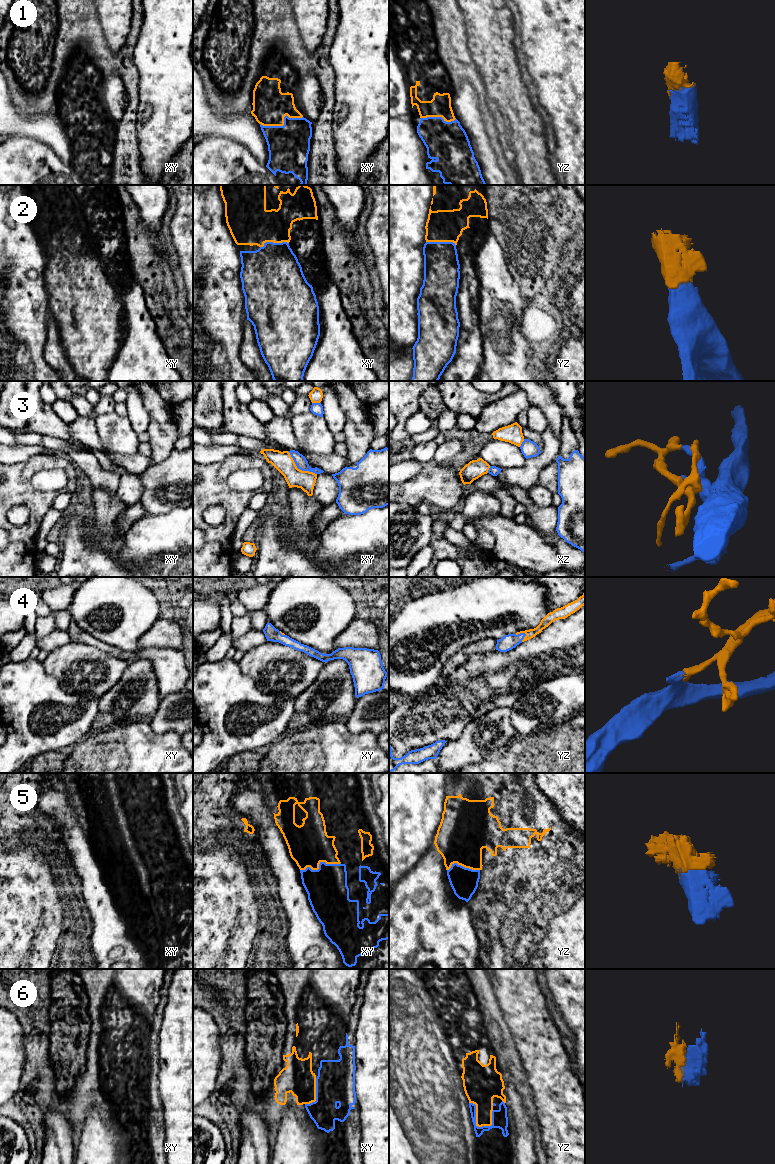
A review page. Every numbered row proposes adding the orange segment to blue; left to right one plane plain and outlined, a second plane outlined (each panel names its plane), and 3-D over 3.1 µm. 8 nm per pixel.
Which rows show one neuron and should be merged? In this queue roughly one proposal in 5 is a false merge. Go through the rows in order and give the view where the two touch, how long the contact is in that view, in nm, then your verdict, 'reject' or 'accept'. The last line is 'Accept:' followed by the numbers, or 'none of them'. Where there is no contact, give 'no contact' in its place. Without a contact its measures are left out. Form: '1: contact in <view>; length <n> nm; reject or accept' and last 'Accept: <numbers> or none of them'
1: contact in xy; length 360 nm; accept
2: contact in xy; length 240 nm; accept
3: contact in xy; length 300 nm; reject
4: contact in yz; length 100 nm; accept
5: contact in xy; length 340 nm; accept
6: contact in yz; length 260 nm; accept
Accept: 1, 2, 4, 5, 6

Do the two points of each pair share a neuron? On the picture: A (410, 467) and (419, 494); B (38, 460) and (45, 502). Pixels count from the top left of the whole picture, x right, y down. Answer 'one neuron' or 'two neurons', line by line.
A: two neurons
B: one neuron

